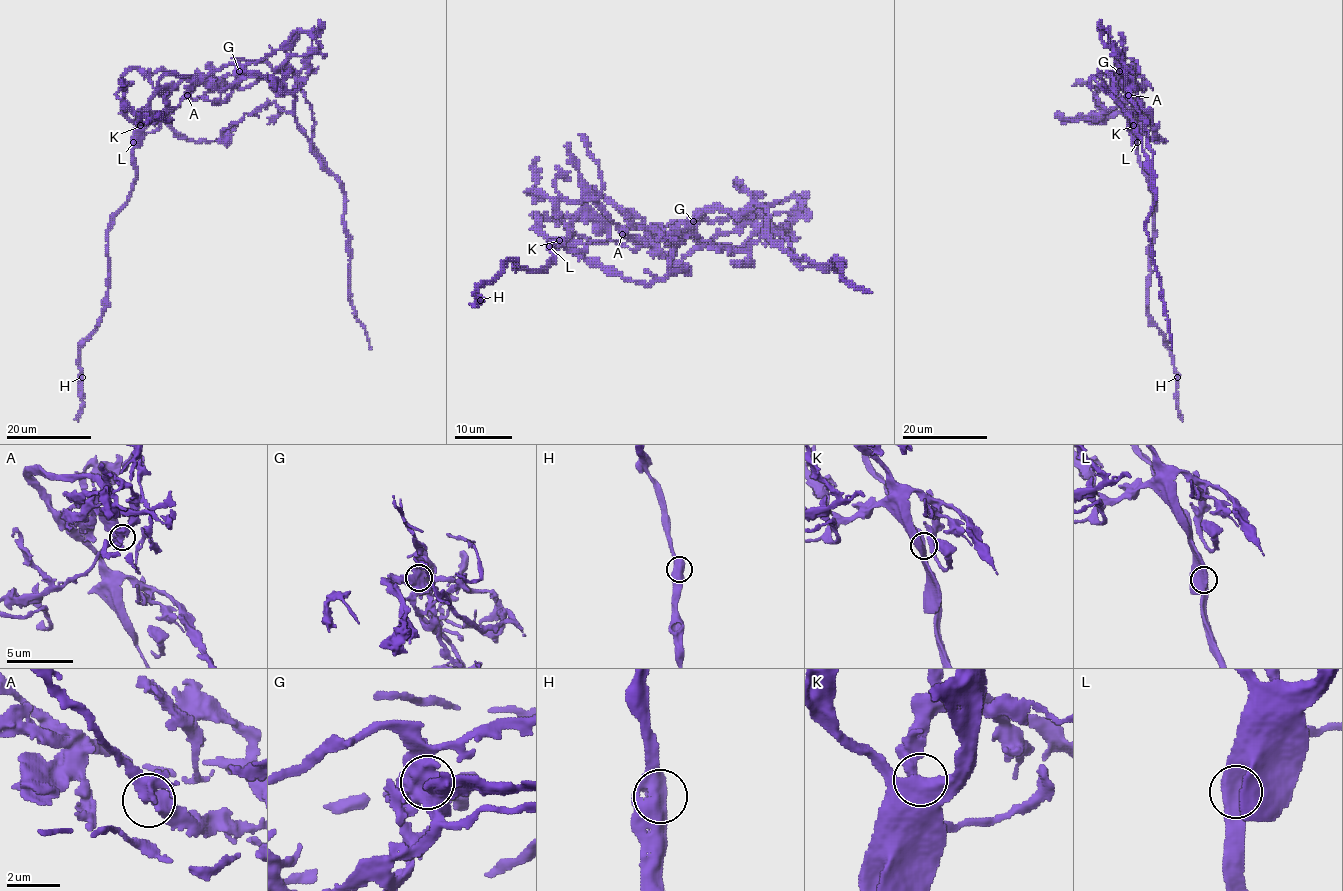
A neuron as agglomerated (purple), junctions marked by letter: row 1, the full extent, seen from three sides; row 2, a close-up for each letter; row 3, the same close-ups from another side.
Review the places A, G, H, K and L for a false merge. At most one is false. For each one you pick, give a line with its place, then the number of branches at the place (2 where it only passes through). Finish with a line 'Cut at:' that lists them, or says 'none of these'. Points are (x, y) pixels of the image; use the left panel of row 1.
G: Place: (239, 71). Branches: 3
Cut at: G

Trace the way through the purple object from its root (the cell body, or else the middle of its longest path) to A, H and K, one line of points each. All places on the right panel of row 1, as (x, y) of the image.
A: (1123, 81), (1125, 75), (1132, 80), (1129, 95)
H: (1123, 81), (1116, 95), (1135, 134), (1139, 166), (1154, 200), (1148, 310), (1152, 323), (1168, 346), (1177, 377)
K: (1123, 81), (1116, 95), (1122, 103), (1126, 120), (1133, 125)

